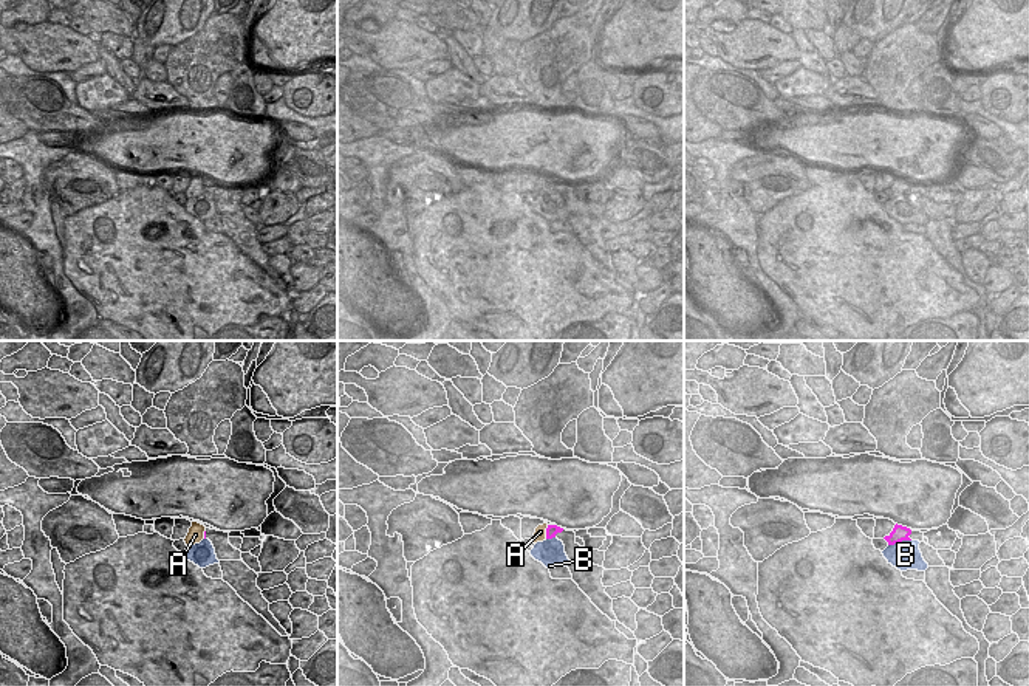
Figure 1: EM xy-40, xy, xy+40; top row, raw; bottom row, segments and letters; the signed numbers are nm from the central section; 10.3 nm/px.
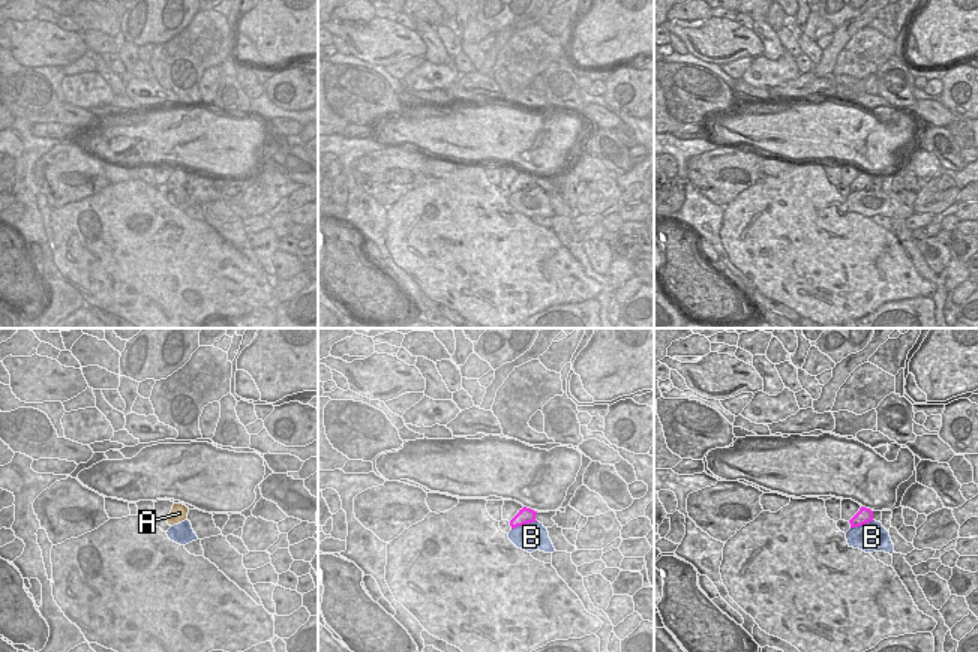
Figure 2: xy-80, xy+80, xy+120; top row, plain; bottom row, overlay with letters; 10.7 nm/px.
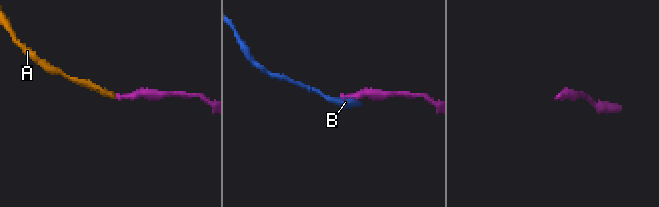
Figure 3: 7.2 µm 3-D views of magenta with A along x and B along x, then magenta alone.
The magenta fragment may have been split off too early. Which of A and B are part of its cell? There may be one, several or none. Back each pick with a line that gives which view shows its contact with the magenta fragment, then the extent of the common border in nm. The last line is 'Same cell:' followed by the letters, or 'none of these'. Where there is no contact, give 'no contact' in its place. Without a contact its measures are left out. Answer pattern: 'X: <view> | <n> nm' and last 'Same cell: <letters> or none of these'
A: xy | 150 nm
Same cell: A

